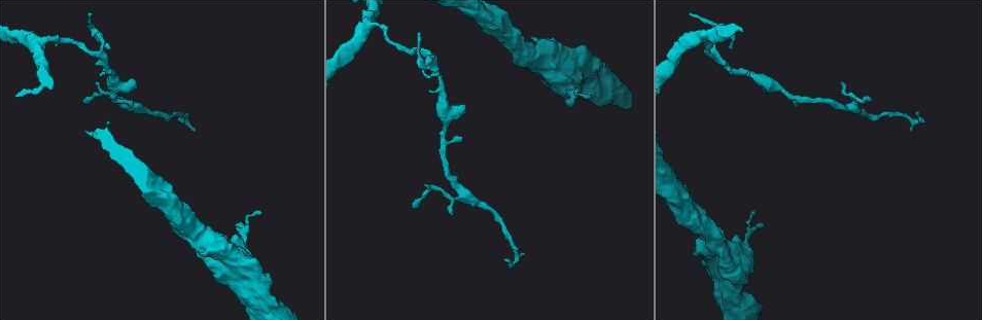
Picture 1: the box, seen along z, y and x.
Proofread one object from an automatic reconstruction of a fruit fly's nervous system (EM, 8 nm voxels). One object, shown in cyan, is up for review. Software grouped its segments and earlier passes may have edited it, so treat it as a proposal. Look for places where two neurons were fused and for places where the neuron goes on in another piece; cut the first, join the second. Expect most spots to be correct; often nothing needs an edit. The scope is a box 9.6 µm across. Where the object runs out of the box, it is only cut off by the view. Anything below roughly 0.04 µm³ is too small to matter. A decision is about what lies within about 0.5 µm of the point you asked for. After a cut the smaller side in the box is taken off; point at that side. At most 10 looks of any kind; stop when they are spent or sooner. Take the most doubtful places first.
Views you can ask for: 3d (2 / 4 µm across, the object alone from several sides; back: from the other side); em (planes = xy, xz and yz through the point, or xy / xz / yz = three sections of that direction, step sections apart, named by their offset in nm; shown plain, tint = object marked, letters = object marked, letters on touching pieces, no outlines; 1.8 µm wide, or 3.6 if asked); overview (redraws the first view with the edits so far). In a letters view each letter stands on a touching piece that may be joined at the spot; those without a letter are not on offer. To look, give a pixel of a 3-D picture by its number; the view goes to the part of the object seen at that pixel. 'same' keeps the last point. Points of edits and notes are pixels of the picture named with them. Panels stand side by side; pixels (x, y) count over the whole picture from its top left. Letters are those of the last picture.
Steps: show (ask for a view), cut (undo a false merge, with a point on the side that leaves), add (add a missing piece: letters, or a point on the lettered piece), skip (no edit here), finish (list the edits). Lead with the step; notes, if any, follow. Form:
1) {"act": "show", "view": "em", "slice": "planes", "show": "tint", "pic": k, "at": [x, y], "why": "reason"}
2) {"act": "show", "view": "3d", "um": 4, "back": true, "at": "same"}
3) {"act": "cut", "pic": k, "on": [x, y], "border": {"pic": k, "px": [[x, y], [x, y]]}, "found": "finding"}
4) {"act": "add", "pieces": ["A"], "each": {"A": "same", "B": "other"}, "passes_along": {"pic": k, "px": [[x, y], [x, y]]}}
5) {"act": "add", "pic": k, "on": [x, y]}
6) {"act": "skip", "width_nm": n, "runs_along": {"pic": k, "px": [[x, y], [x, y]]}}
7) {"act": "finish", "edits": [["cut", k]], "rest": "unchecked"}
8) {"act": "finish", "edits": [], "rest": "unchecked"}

{"act": "show", "view": "3d", "um": 2, "pic": 1, "at": [918, 111], "why": "long arm stops here"}

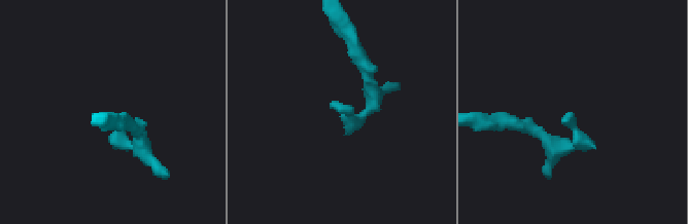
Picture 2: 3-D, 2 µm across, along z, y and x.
{"act": "show", "view": "em", "slice": "xz", "step": 16, "show": "letters", "pic": 2, "at": [569, 112], "why": "shape alone is not enough"}

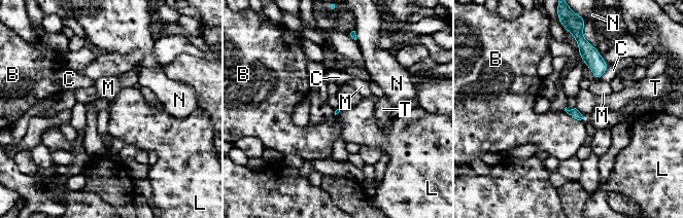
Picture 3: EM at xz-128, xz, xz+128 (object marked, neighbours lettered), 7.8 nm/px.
{"act": "show", "view": "em", "slice": "planes", "show": "letters", "at": "same"}

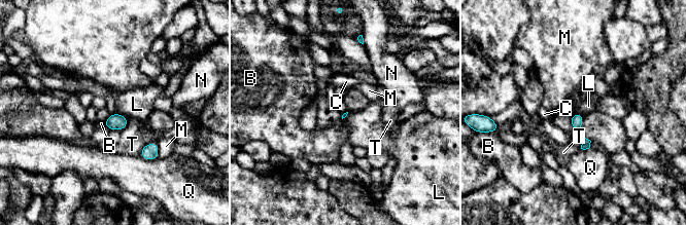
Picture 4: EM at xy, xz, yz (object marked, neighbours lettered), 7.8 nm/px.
{"act": "skip", "each": {"B": "other", "C": "other", "L": "other", "M": "other", "N": "other", "Q": "other", "T": "other"}, "border": {"pic": 4, "px": [[115, 112], [128, 119]]}, "found": "none of them fits"}

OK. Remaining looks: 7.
{"act": "show", "view": "em", "um": 3.6, "slice": "xz", "step": 8, "show": "letters", "pic": 1, "at": [693, 254], "why": "stops while still wide"}

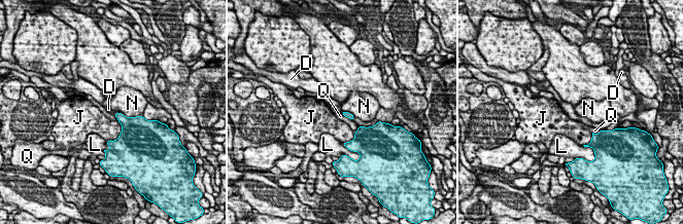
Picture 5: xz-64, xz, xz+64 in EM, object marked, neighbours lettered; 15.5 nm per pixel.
{"act": "skip", "longest_contact_nm": ["J", 380], "each": {"D": "other", "J": "other", "L": "other", "N": "other", "Q": "other"}, "border": {"pic": 5, "px": [[120, 111], [129, 117], [142, 115]]}, "found": "none of them fits"}

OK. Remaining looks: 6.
{"act": "show", "view": "3d", "um": 4, "pic": 1, "at": [461, 106], "why": "free end"}

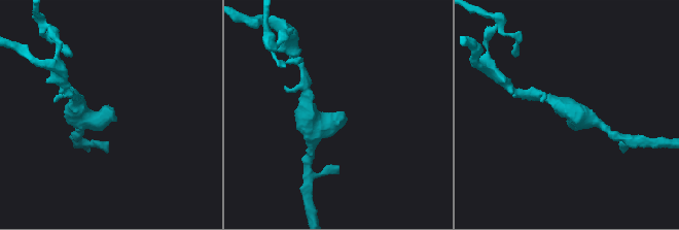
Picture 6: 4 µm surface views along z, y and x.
{"act": "show", "view": "em", "slice": "planes", "show": "plain", "pic": 6, "at": [340, 112], "why": "now the EM"}

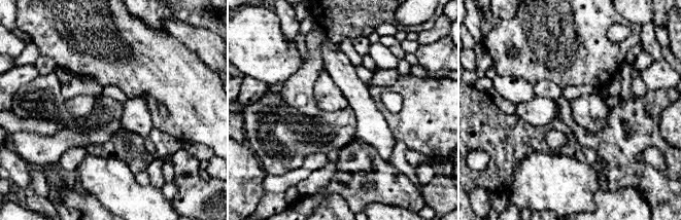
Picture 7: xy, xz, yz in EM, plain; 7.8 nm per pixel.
{"act": "show", "view": "em", "slice": "planes", "show": "letters", "at": "same", "why": "what lies round it"}

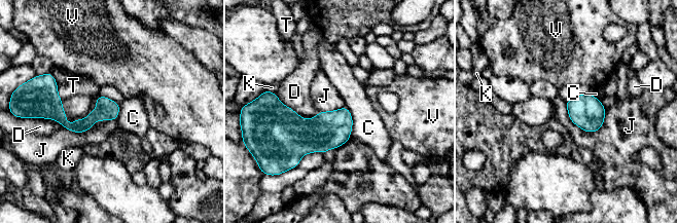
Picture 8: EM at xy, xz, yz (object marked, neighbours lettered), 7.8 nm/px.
{"act": "skip", "each": {"C": "other", "D": "other", "J": "other", "K": "other", "T": "other", "V": "other"}, "border": {"pic": 8, "px": [[565, 102], [579, 127], [603, 125]]}, "found": "none of them fits"}

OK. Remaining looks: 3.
{"act": "show", "view": "em", "slice": "planes", "show": "letters", "pic": 1, "at": [753, 213], "why": "an open end"}

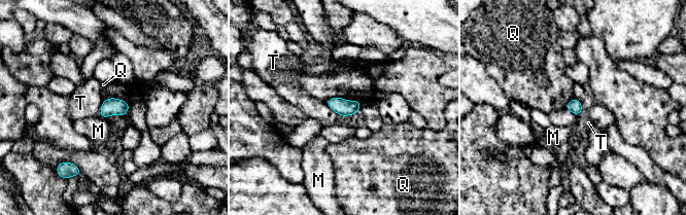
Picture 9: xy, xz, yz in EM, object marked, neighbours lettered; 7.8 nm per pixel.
{"act": "skip", "longest_contact_nm": ["T", 150], "each": {"M": "other", "Q": "other", "T": "other"}, "border": {"pic": 9, "px": [[104, 99], [98, 116]]}, "found": "none of them fits"}

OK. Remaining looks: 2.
{"act": "finish", "edits": [], "rest": "unchecked"}

